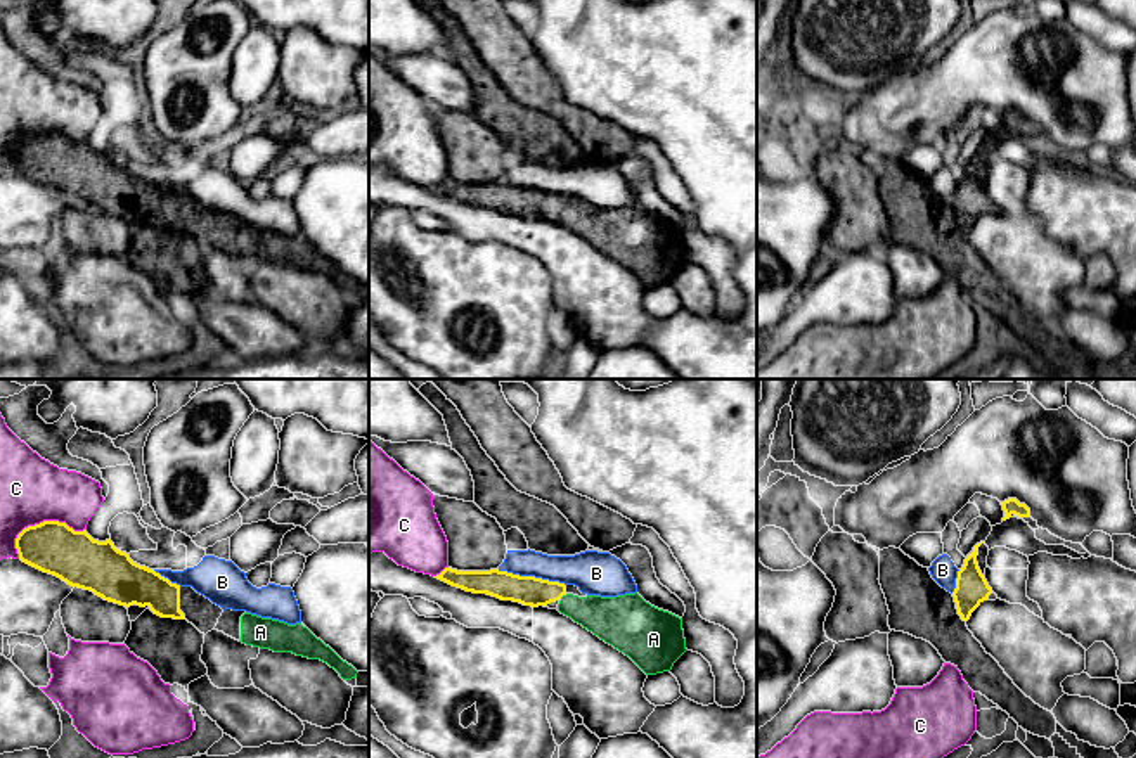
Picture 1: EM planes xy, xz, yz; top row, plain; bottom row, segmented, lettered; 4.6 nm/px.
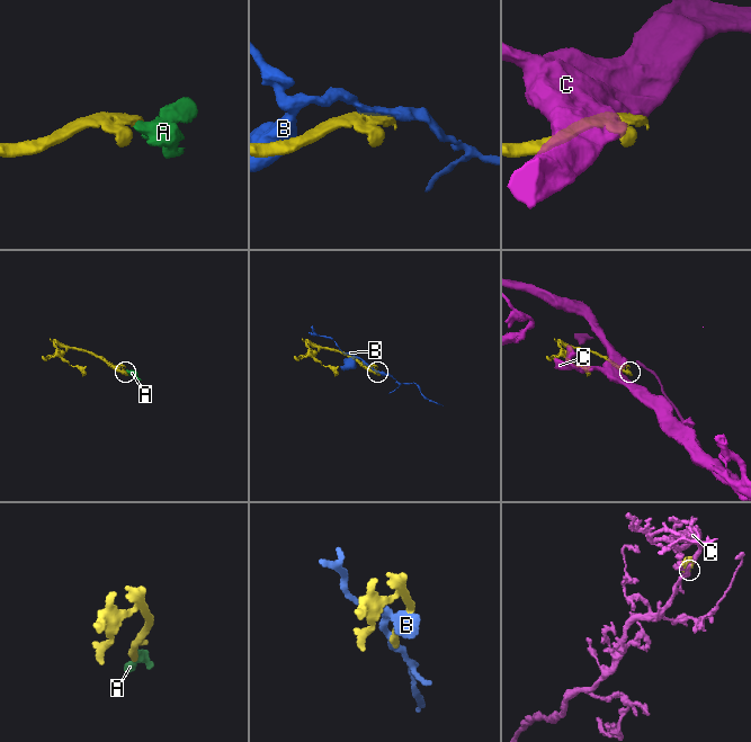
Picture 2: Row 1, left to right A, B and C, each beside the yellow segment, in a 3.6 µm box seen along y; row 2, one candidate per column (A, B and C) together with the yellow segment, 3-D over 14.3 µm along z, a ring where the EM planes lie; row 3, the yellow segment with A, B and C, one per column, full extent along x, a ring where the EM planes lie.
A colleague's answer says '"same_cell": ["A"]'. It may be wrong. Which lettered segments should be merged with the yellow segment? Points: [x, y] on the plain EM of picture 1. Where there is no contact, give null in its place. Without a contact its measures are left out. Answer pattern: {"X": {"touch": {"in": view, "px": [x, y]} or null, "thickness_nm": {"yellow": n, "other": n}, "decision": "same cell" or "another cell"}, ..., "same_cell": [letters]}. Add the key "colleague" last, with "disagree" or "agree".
{"A": {"touch": {"in": "xz", "px": [563, 206]}, "thickness_nm": {"yellow": 140, "other": 200}, "decision": "same cell"}, "B": {"touch": {"in": "xz", "px": [532, 189]}, "thickness_nm": {"yellow": 140, "other": 170}, "decision": "another cell"}, "C": {"touch": {"in": "xy", "px": [40, 135]}, "thickness_nm": {"yellow": 240, "other": 300}, "decision": "another cell"}, "same_cell": ["A"], "colleague": "agree"}

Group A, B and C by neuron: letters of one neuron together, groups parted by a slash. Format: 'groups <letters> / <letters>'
groups A / B / C

